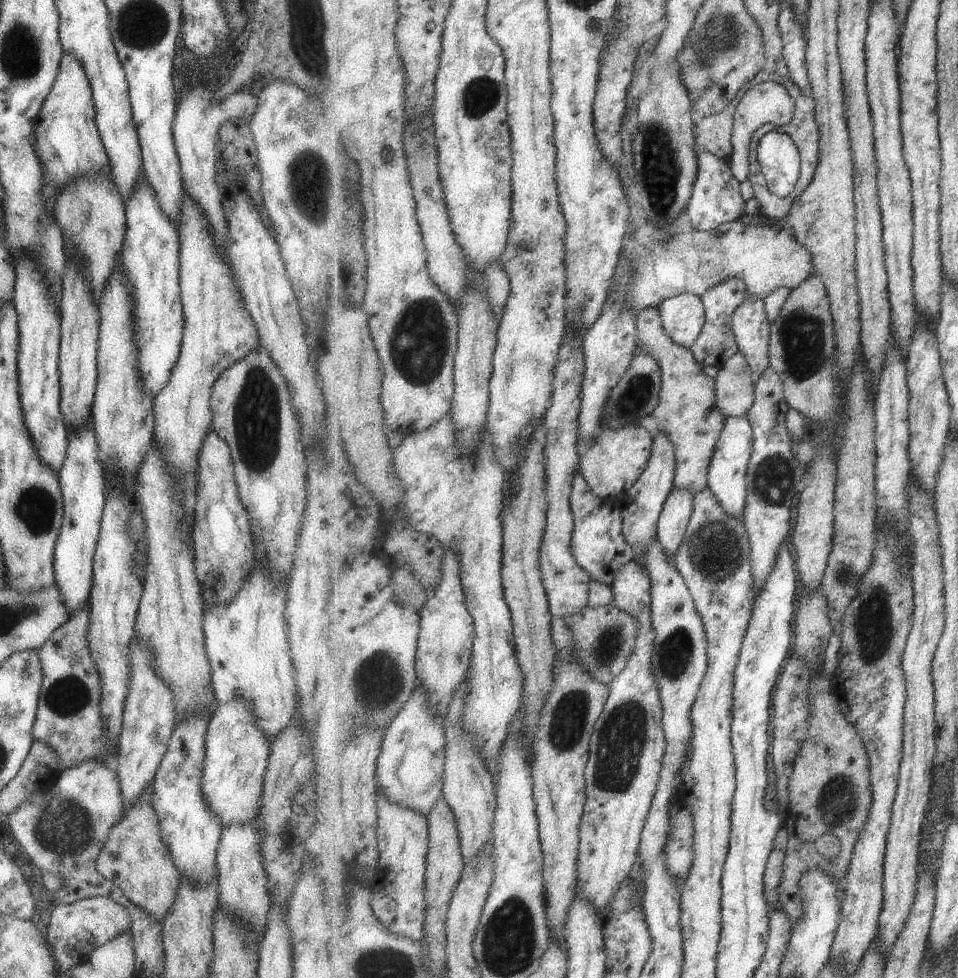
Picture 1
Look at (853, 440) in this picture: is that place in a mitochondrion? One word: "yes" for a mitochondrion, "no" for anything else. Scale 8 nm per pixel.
no

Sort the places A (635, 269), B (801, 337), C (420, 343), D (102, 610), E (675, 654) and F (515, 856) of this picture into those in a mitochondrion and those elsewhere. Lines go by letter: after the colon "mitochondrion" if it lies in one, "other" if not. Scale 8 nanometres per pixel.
A: mitochondrion
B: mitochondrion
C: mitochondrion
D: other
E: mitochondrion
F: other

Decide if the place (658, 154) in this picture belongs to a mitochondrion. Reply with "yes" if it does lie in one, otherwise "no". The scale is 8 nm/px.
yes

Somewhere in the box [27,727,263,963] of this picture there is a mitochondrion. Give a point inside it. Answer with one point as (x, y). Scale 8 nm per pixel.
(64, 827)

